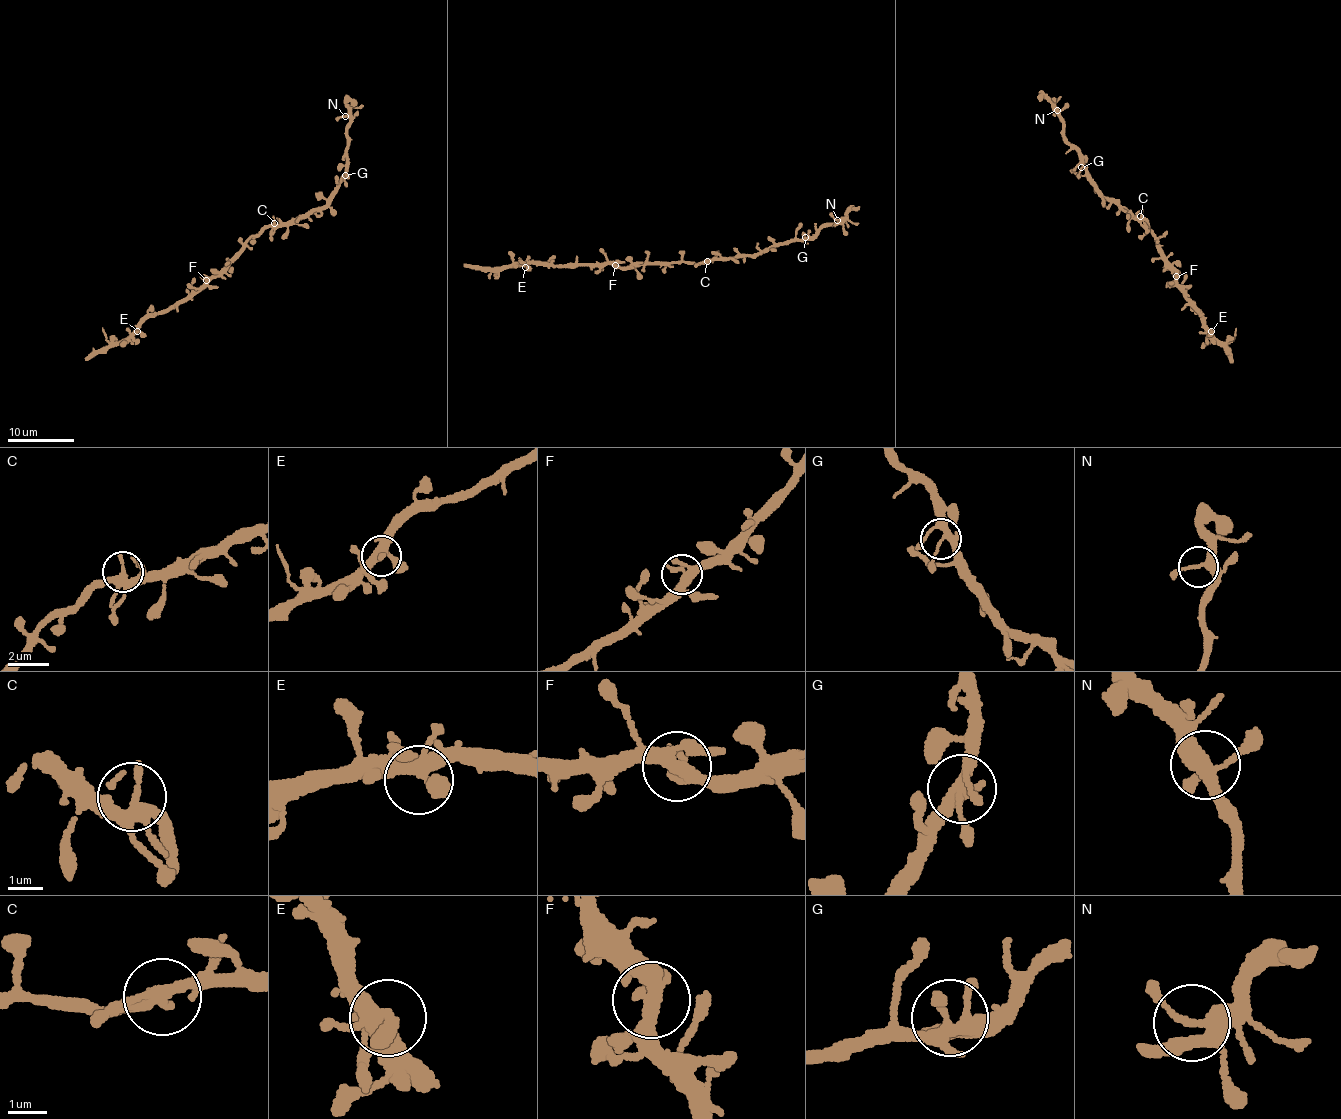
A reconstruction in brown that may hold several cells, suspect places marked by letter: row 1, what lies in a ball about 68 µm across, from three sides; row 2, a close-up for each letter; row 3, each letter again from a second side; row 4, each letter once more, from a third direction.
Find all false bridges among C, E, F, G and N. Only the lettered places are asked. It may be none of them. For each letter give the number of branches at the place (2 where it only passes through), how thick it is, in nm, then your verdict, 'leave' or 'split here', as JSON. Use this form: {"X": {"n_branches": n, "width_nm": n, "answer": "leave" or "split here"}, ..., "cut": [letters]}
{"C": {"n_branches": 4, "width_nm": 300, "answer": "leave"}, "E": {"n_branches": 4, "width_nm": 360, "answer": "leave"}, "F": {"n_branches": 5, "width_nm": 320, "answer": "leave"}, "G": {"n_branches": 4, "width_nm": 280, "answer": "leave"}, "N": {"n_branches": 4, "width_nm": 300, "answer": "leave"}, "cut": []}

